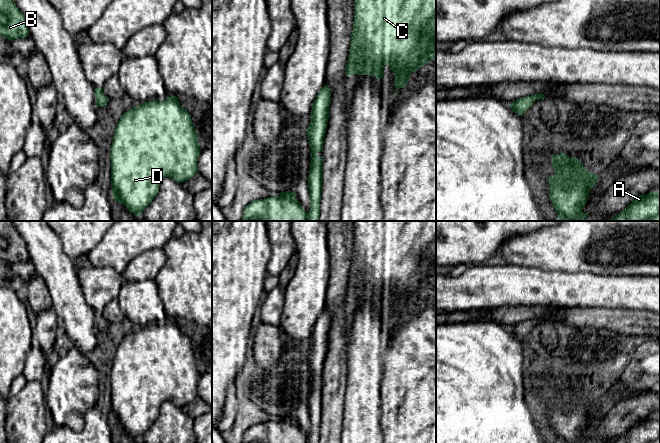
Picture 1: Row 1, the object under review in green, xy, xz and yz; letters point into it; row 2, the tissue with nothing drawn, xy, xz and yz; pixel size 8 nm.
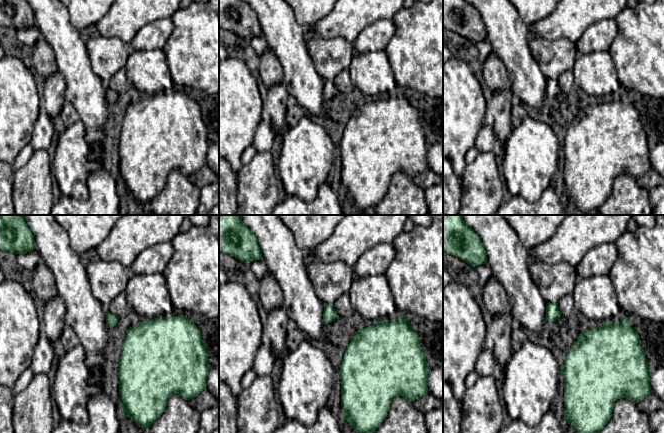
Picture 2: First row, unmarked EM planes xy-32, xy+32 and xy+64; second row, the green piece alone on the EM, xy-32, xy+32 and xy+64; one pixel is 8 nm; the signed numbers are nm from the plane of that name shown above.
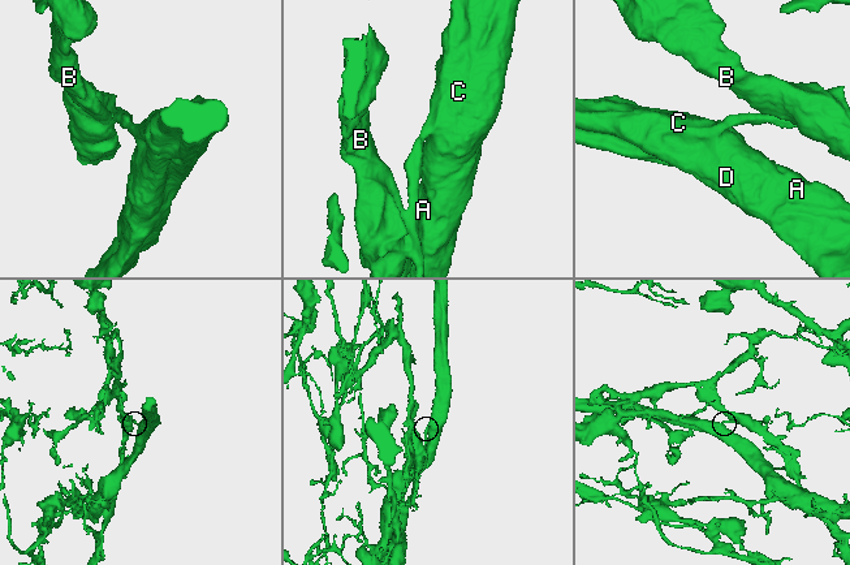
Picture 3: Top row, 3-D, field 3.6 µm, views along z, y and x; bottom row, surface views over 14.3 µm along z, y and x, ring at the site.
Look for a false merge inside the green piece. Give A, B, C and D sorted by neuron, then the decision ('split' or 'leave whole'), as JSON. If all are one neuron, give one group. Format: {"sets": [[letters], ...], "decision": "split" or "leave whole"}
{"sets": [["A", "C", "D"], ["B"]], "decision": "split"}

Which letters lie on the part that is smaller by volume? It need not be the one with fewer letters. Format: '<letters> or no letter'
B

